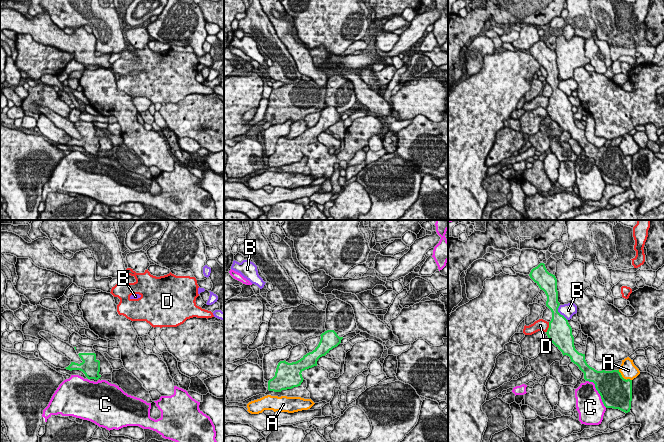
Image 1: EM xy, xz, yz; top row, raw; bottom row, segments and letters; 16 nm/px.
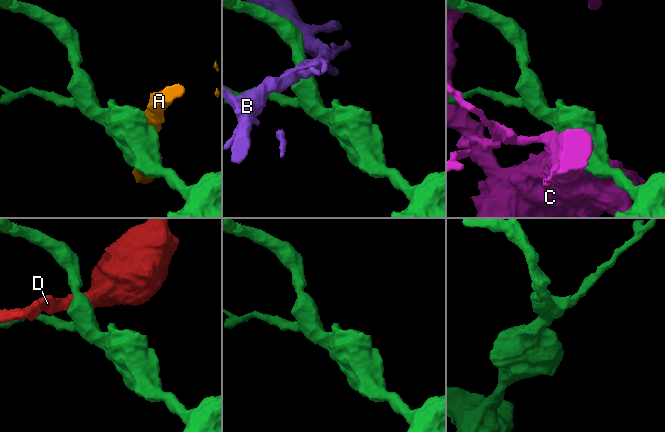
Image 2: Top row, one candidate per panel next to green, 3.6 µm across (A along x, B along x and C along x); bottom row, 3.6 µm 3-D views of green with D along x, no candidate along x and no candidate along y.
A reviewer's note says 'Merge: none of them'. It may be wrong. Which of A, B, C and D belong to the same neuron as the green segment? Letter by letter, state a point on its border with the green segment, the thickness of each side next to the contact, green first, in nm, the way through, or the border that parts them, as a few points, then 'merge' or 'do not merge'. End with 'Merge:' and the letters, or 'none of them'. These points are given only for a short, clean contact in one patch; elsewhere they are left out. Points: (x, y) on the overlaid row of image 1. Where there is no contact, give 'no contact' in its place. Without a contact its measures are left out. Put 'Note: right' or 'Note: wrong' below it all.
A: yz (623, 378) | 500/280 nm | merge
B: yz (559, 313) | 340/220 nm | along yz (559, 305), (558, 311), (567, 320) | do not merge
C: yz (598, 392) | 480/420 nm | do not merge
D: yz (549, 327) | 380/190 nm | along yz (549, 322), (546, 332) | do not merge
Merge: A
Note: wrong

